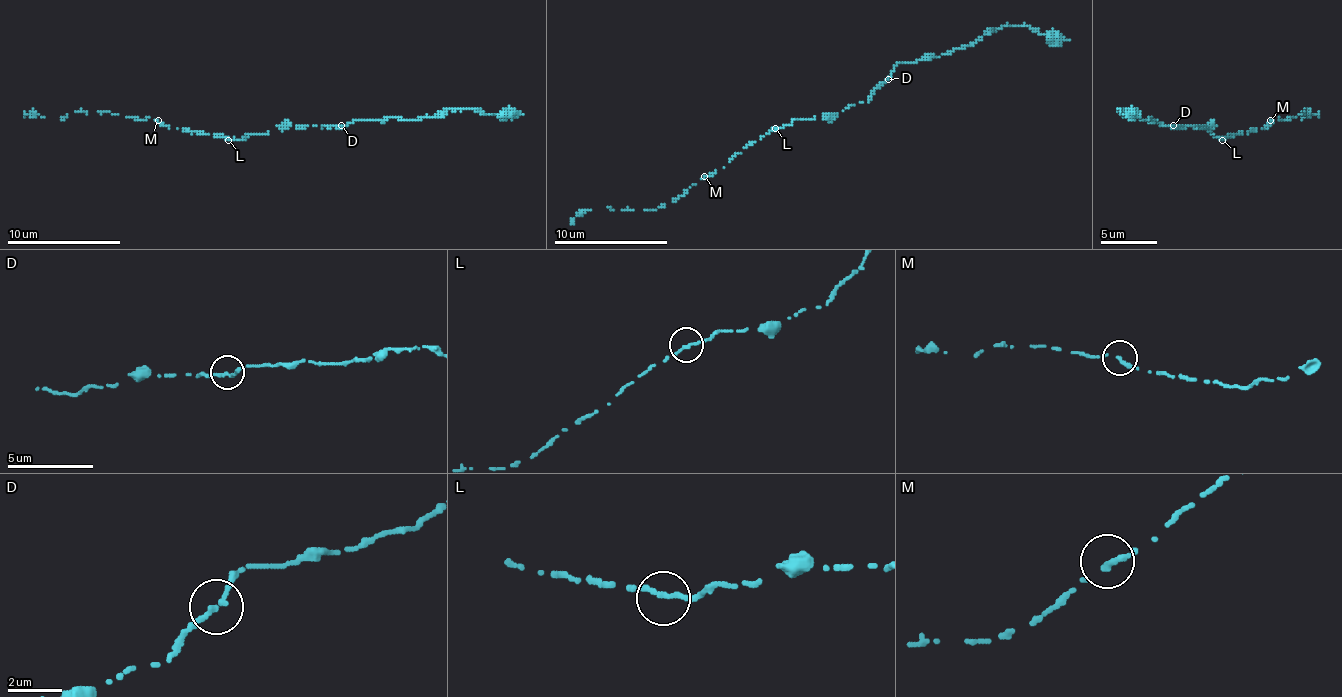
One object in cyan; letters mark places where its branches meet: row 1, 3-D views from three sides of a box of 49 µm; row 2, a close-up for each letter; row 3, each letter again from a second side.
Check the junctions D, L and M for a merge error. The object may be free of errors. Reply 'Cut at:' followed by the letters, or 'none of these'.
Cut at: none of these

